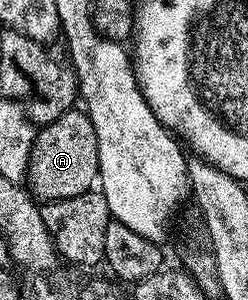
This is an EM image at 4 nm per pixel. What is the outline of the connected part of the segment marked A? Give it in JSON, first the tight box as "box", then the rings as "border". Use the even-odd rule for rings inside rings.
{"box":[26,109,99,201],"border":[[[72,109],[61,113],[52,123],[38,128],[35,144],[31,146],[31,160],[27,165],[26,182],[36,200],[50,201],[77,197],[96,186],[99,173],[99,150],[93,121],[85,121],[86,110]]]}

